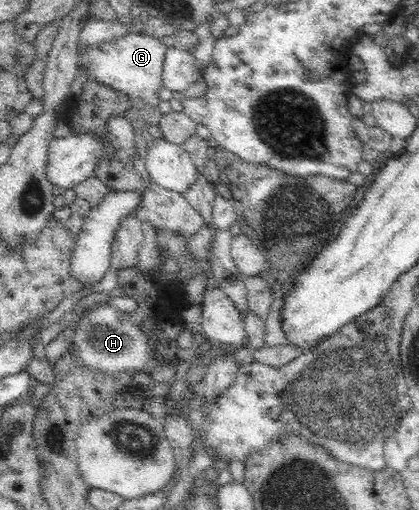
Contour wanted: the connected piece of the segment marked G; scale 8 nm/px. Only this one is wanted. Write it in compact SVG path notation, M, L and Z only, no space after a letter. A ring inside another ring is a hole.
M132 33L122 38L108 41L97 45L95 47L87 47L84 51L79 49L79 67L83 66L86 68L87 82L92 80L98 82L101 86L106 86L111 90L116 90L122 94L126 94L130 97L141 98L148 104L158 105L160 100L158 99L158 91L163 88L163 63L164 56L167 47L164 45L162 39L151 37L150 35L142 35L142 33Z

